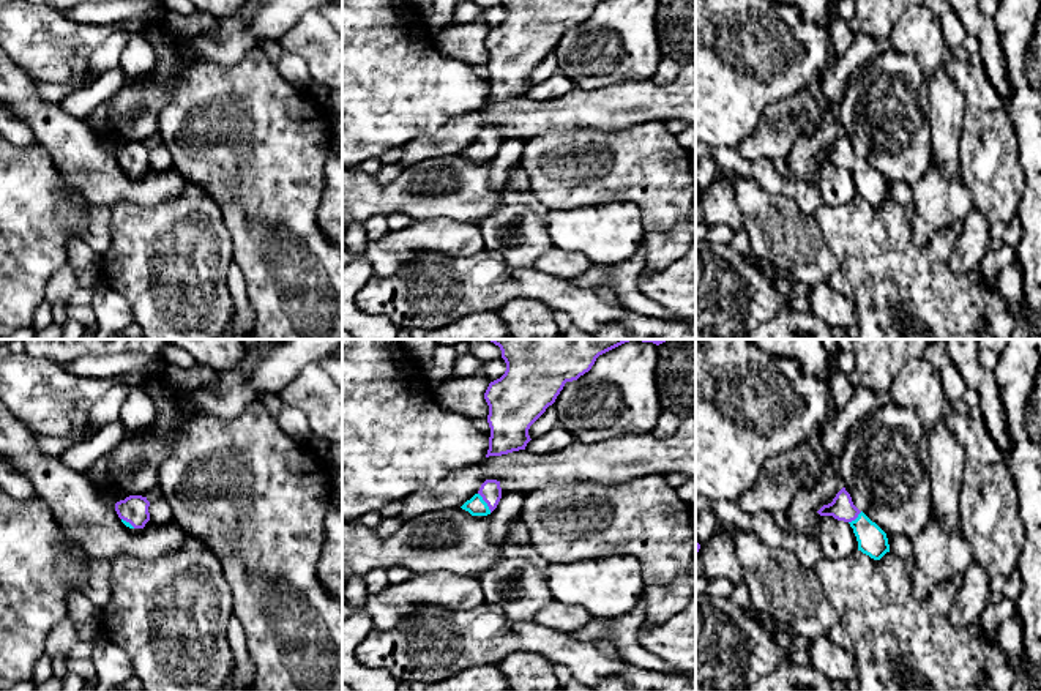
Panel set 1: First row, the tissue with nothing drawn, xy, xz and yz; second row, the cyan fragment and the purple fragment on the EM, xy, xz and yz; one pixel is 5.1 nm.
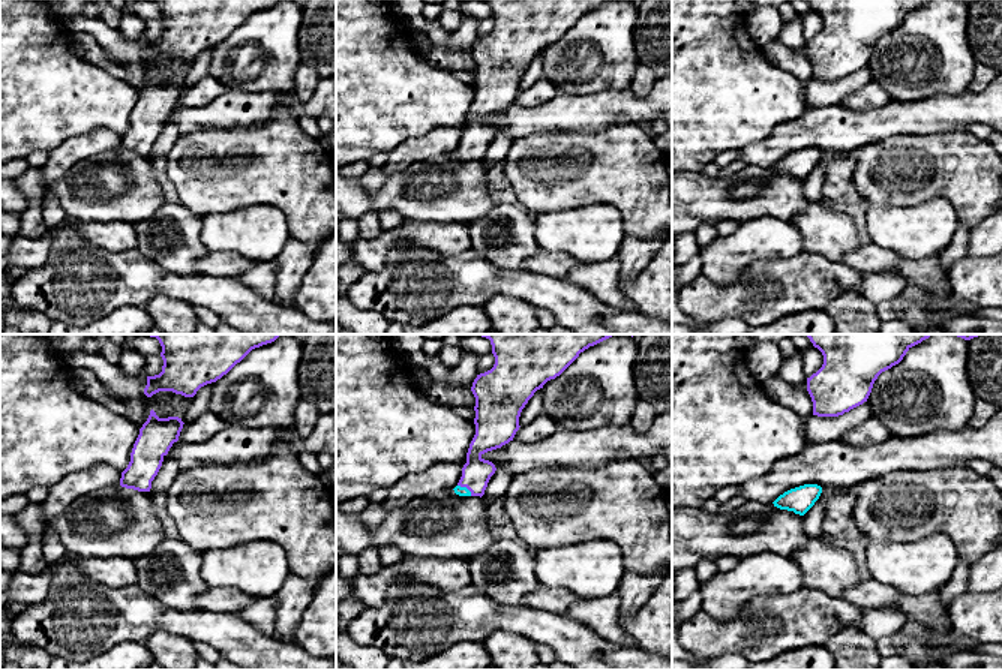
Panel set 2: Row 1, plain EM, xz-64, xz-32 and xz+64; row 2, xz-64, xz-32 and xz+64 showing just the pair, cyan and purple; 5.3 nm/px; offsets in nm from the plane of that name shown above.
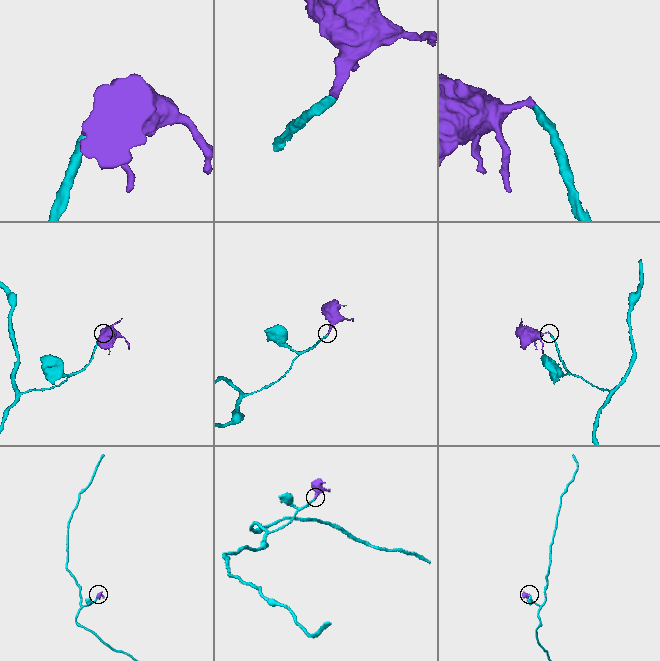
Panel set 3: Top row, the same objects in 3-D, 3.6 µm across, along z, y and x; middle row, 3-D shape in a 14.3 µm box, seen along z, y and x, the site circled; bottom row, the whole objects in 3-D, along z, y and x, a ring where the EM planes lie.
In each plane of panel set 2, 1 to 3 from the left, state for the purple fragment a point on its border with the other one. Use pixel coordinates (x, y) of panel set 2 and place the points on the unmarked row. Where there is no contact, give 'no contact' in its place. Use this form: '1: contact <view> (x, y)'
1: no contact
2: contact xz-32 (465, 152)
3: no contact

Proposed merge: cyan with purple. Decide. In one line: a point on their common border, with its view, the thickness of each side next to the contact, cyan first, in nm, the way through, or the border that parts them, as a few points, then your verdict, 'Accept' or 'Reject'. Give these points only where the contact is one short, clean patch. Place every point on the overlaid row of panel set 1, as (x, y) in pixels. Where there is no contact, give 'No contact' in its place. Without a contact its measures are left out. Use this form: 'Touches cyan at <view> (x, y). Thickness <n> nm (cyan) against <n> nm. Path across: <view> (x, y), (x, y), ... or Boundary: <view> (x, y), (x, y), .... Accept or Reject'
Touches cyan at xz (485, 502). Thickness 100 nm (cyan) against 110 nm. Path across: xz (477, 507), (485, 502), (491, 491). Accept

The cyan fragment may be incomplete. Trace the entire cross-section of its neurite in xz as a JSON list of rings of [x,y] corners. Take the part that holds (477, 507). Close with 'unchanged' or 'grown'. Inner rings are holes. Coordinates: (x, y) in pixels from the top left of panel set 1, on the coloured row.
[[[486,480],[479,491],[467,500],[461,508],[468,511],[472,516],[487,516],[491,514],[502,499],[500,481]]]; grown

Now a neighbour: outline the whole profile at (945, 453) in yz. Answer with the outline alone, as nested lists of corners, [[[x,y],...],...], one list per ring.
[[[938,421],[927,434],[931,508],[946,532],[961,533],[961,491],[964,484],[964,450]]]

